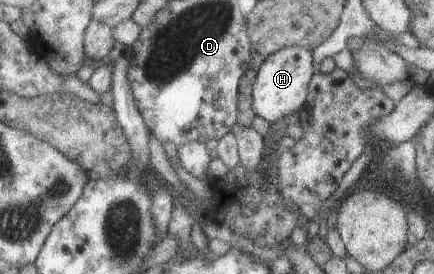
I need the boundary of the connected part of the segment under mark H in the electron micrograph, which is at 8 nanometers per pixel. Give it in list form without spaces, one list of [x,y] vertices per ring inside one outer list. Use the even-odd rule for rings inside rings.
[[[283,47],[267,55],[256,72],[252,84],[252,109],[255,115],[267,122],[276,123],[291,113],[297,113],[305,104],[308,84],[316,71],[312,51],[303,47]]]

